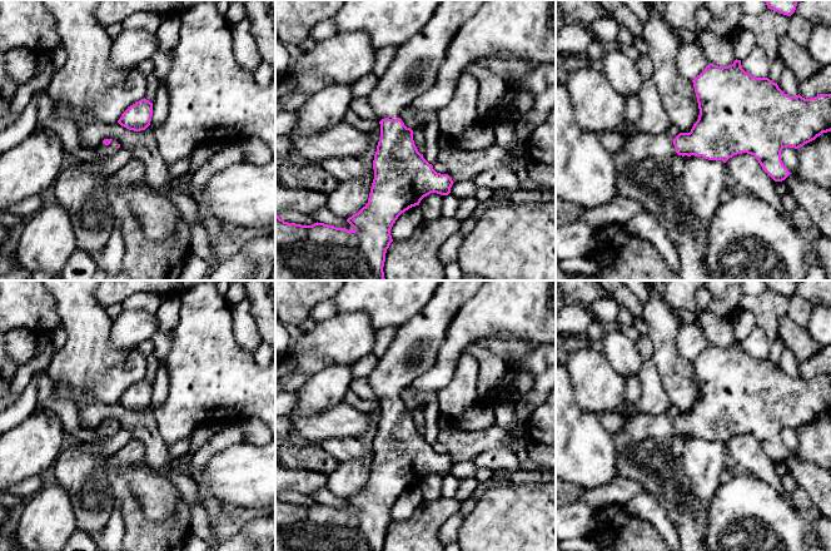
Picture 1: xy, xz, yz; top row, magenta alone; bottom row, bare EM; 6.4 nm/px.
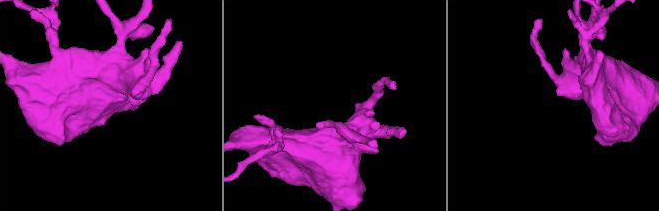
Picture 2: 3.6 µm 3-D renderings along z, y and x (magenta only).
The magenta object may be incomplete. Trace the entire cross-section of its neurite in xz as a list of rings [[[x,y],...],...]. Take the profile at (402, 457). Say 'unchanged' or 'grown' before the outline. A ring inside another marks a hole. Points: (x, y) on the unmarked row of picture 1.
grown; [[[441,281],[432,298],[423,309],[399,327],[385,354],[378,359],[378,364],[367,377],[374,393],[380,399],[380,420],[374,435],[372,463],[368,483],[347,502],[354,508],[337,508],[324,503],[302,506],[288,503],[275,496],[275,551],[383,551],[385,533],[393,522],[390,510],[398,497],[412,487],[419,486],[421,481],[431,473],[448,476],[453,461],[448,455],[437,453],[421,435],[413,421],[413,411],[407,408],[400,399],[400,393],[419,376],[434,366],[438,352],[446,338],[451,321],[459,308],[469,301],[481,288],[484,281]]]

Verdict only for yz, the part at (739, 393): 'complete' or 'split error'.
split error

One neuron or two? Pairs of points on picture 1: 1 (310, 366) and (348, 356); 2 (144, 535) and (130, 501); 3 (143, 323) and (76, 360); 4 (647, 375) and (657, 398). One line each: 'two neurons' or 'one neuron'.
1: one neuron
2: one neuron
3: two neurons
4: one neuron

